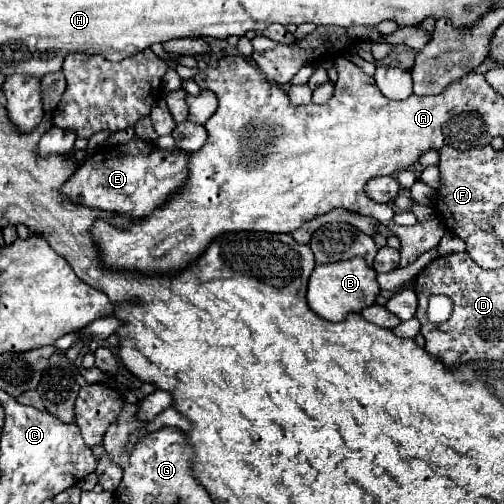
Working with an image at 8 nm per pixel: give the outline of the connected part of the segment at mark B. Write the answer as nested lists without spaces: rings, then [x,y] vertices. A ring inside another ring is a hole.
[[[354,257],[340,263],[322,263],[316,265],[310,281],[308,281],[308,307],[328,319],[328,321],[342,321],[348,313],[358,313],[364,307],[372,305],[376,301],[376,295],[380,293],[380,285],[376,283],[376,271],[364,263],[364,259]]]

